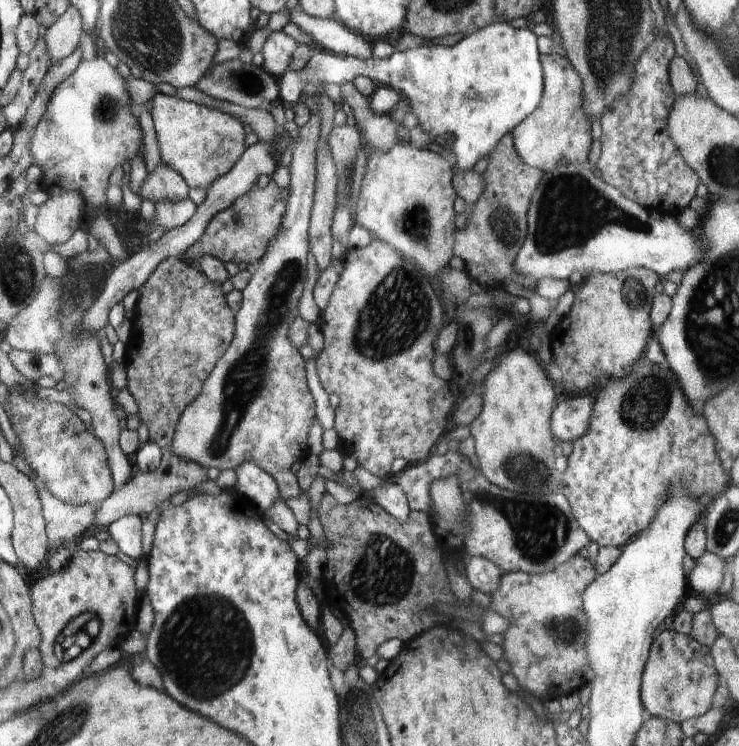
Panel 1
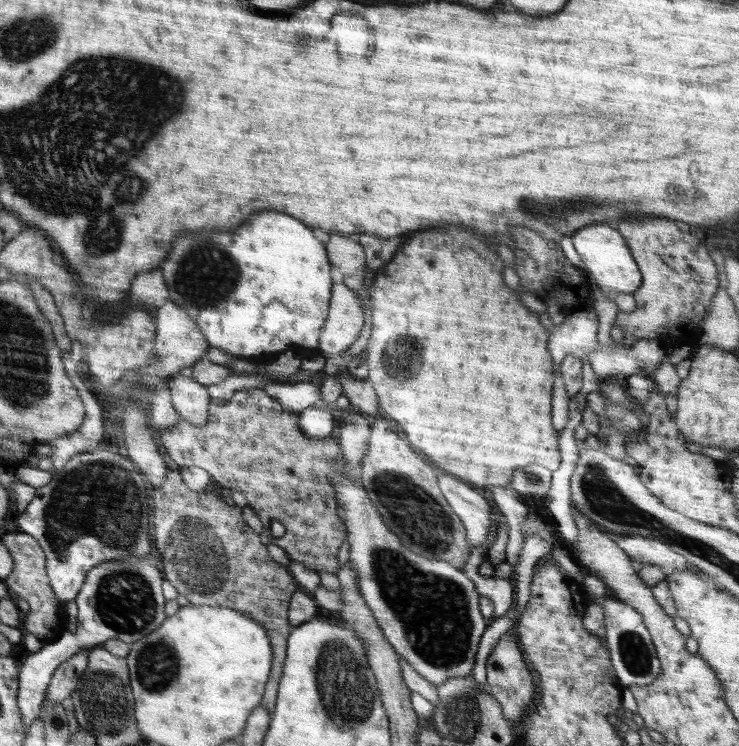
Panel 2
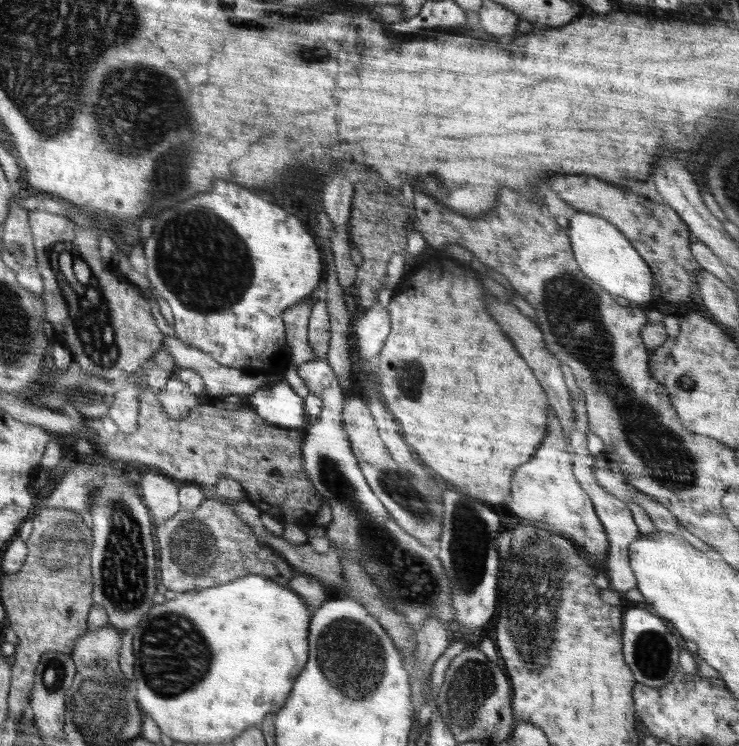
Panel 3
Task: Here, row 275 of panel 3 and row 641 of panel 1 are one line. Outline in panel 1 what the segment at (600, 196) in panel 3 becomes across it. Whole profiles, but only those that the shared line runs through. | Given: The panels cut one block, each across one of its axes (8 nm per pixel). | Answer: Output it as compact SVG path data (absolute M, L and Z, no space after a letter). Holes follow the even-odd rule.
M665 629L655 635L649 650L641 682L642 704L646 713L656 718L677 723L698 718L711 709L720 681L709 647L690 635Z

